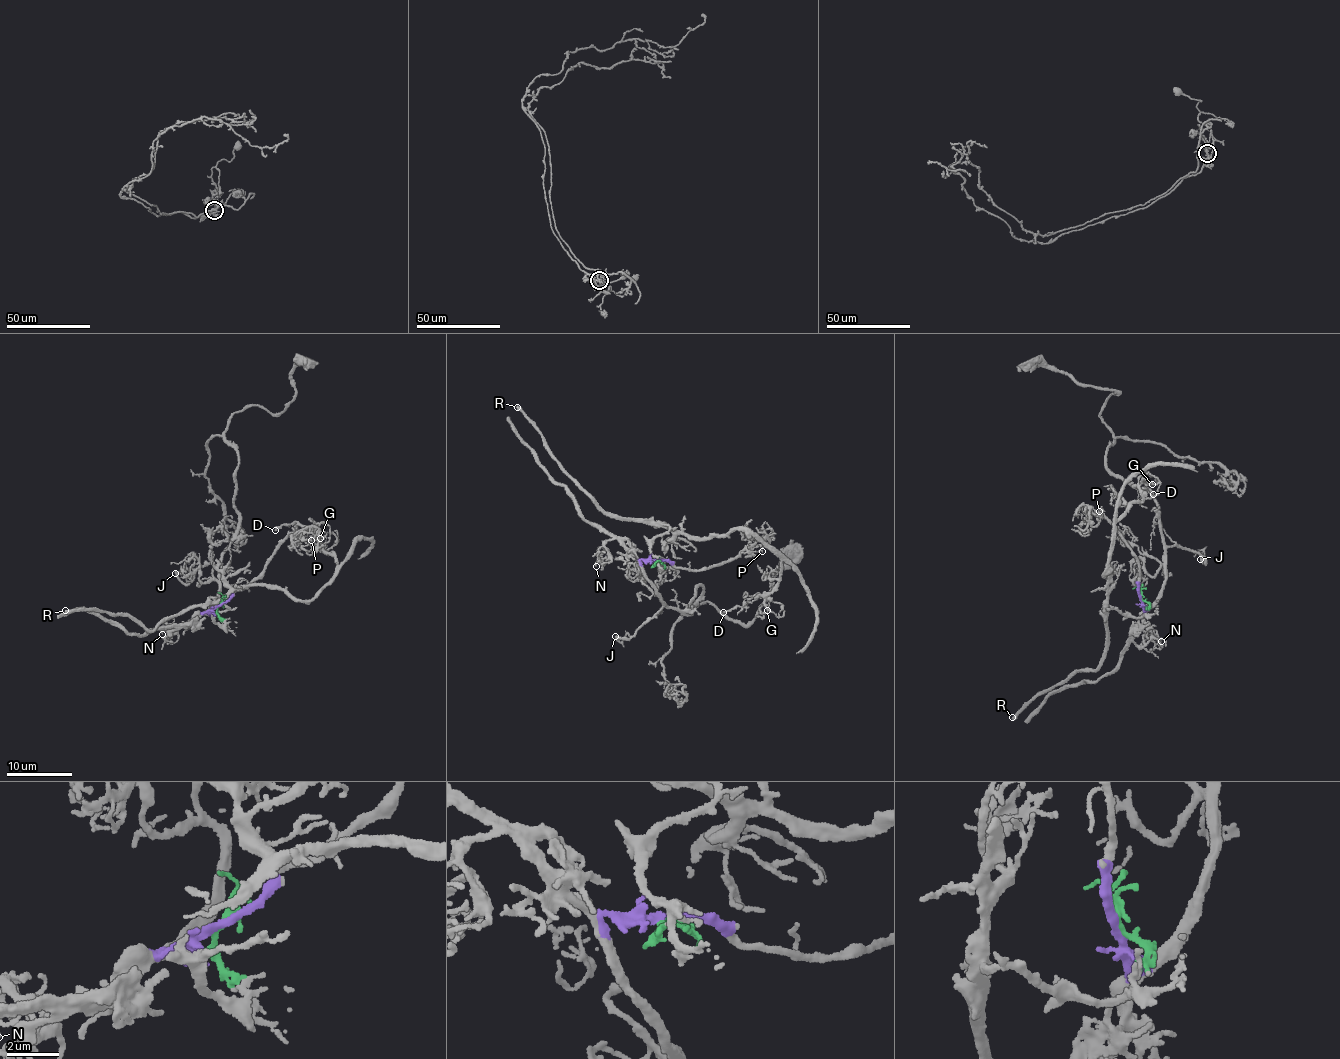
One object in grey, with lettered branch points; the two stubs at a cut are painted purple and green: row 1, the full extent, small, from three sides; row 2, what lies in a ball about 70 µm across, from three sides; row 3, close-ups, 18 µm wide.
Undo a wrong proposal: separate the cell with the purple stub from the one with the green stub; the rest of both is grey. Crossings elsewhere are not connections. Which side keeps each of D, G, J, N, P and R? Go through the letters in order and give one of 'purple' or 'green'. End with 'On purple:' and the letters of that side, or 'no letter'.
D: green
G: green
J: purple
N: purple
P: purple
R: green
On purple: J, N, P

